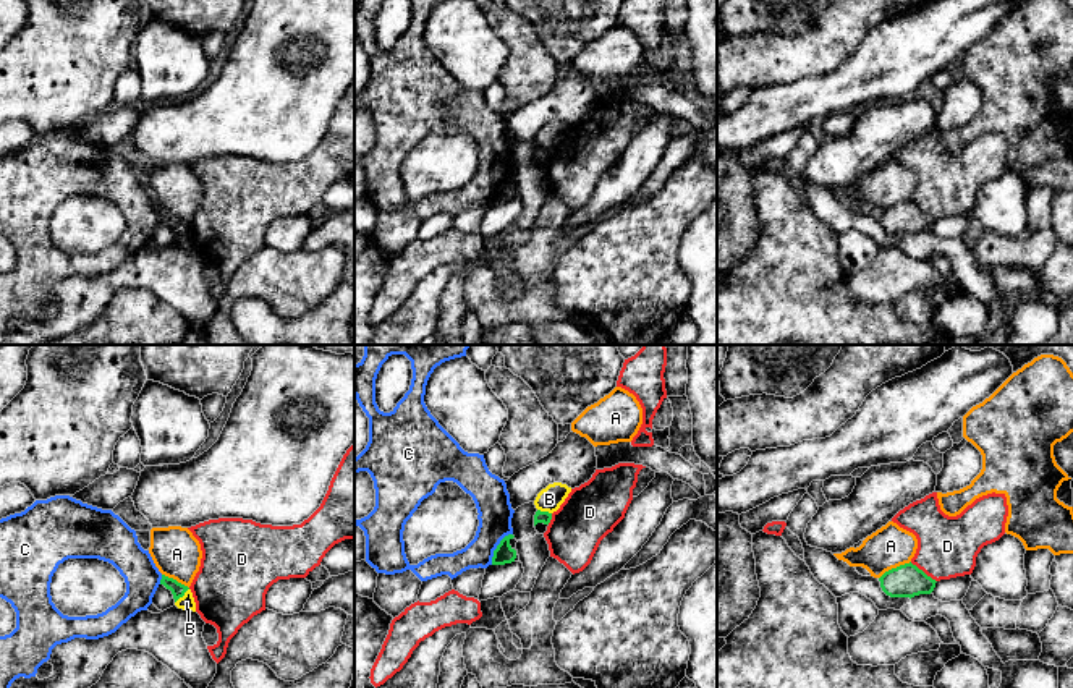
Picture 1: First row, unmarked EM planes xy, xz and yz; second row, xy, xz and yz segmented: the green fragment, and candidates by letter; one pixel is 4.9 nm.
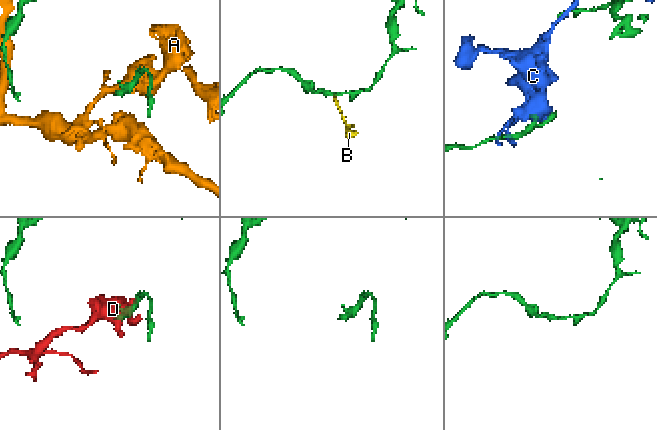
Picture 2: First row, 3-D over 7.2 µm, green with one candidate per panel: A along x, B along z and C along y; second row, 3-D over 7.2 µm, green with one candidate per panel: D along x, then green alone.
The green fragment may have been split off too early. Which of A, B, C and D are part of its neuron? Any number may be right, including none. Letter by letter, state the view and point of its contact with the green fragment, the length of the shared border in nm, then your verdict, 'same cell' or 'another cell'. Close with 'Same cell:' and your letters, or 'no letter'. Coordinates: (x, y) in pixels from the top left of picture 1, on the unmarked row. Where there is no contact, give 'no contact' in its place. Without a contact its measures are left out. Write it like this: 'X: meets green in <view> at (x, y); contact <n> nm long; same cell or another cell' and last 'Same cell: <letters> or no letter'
A: meets green in yz at (894, 206); contact 180 nm long; another cell
B: meets green in xy at (182, 233); contact 100 nm long; another cell
C: meets green in xz at (497, 185); contact 190 nm long; another cell
D: meets green in yz at (921, 208); contact 170 nm long; another cell
Same cell: no letter

